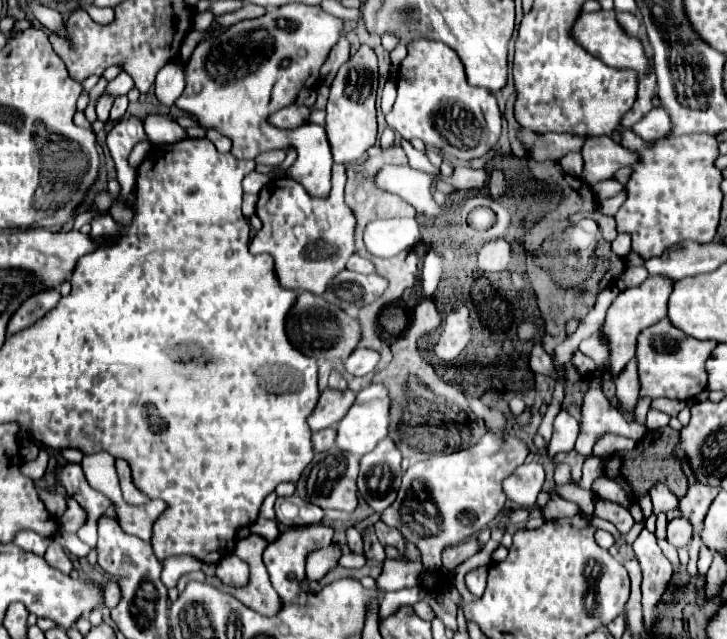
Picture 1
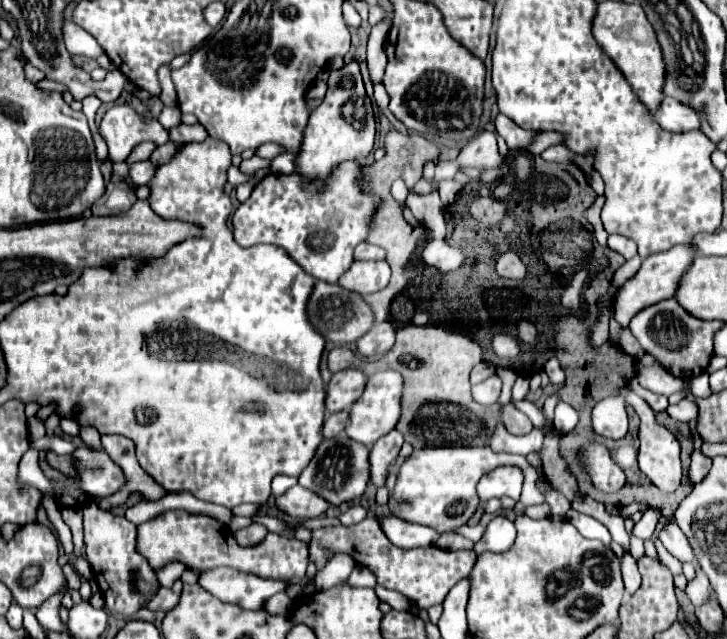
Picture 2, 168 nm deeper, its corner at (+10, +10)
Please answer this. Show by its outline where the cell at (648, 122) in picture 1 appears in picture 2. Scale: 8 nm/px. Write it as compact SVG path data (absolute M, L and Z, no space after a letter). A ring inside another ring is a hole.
M666 98L662 102L660 112L652 112L652 116L662 128L668 128L670 132L686 132L686 130L700 130L702 112L694 110L688 104L680 104L678 100Z

